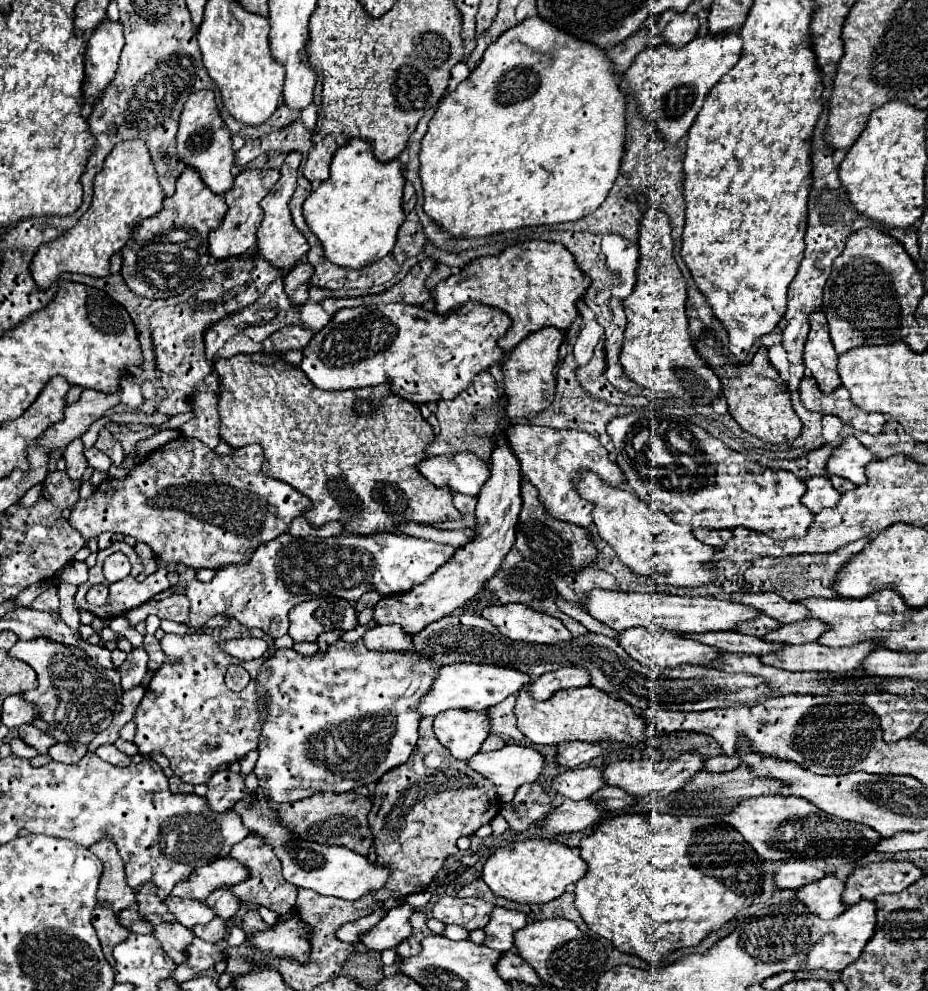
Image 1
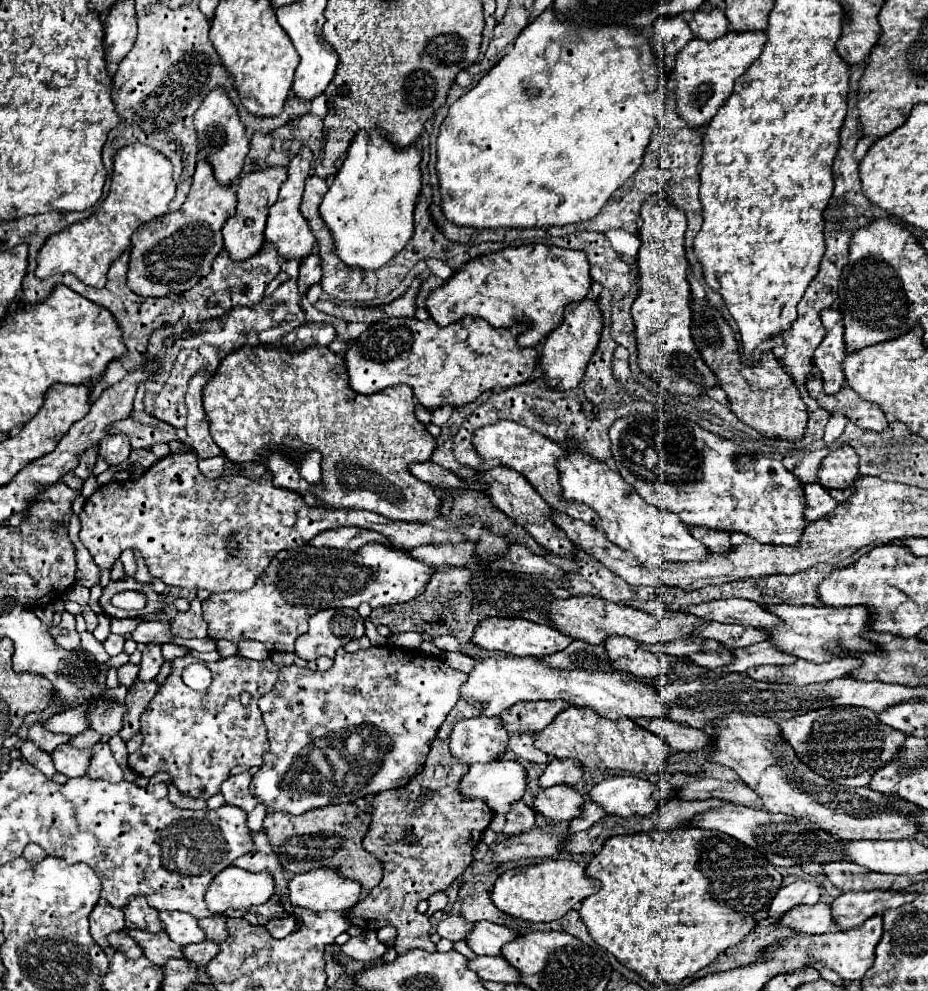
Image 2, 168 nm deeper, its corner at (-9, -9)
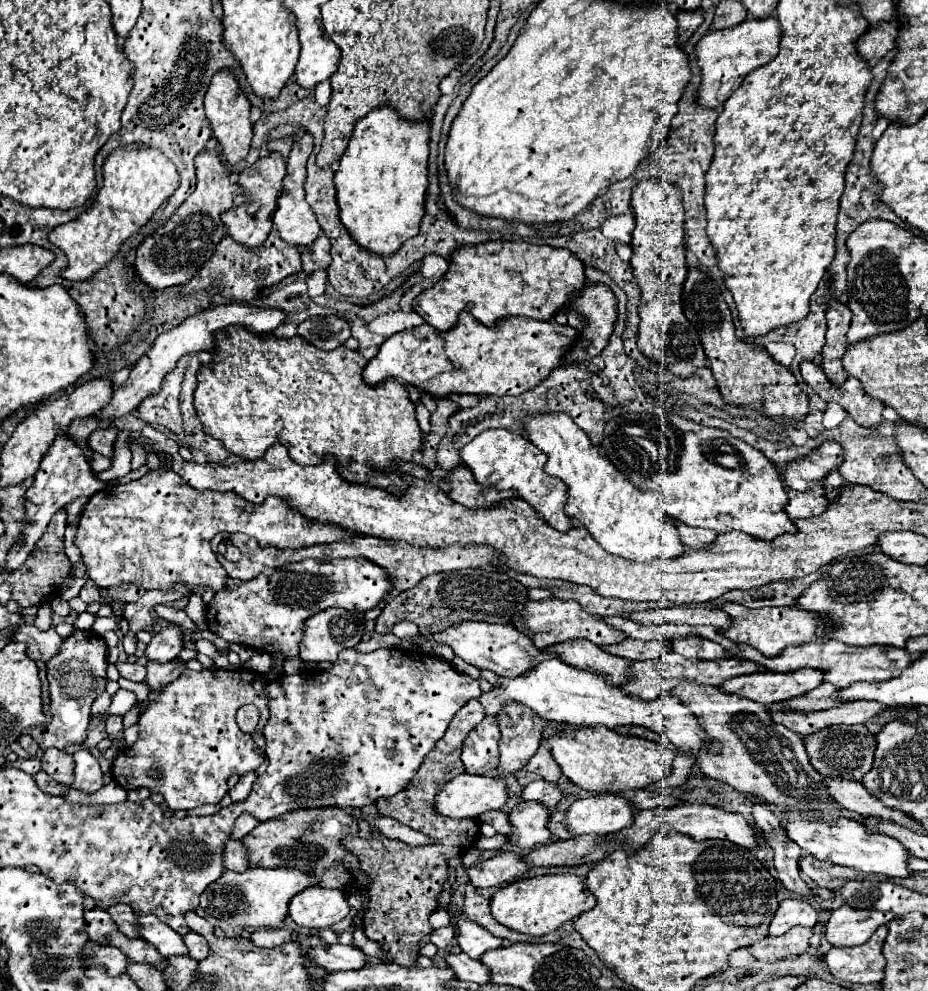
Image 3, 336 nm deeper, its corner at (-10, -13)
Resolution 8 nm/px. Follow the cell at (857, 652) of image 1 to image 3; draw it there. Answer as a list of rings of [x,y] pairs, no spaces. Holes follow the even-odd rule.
[[[799,669],[791,673],[759,671],[751,675],[741,675],[737,679],[729,679],[727,683],[721,685],[721,689],[757,701],[761,705],[769,705],[803,695],[821,683],[823,683],[823,671],[811,671],[811,669]]]

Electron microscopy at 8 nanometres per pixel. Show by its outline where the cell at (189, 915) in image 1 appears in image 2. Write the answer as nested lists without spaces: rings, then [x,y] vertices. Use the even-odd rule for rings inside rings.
[[[162,911],[158,917],[160,917],[160,923],[164,925],[164,931],[168,933],[168,937],[182,947],[190,945],[190,943],[200,943],[206,937],[206,935],[202,935],[198,921],[190,919],[190,915],[186,915],[186,913]]]

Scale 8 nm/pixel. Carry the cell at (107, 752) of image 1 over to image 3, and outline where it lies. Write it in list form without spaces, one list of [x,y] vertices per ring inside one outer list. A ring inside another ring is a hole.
[[[87,749],[73,753],[73,759],[75,759],[75,779],[73,779],[71,787],[85,791],[85,793],[99,791],[105,785],[99,759]]]

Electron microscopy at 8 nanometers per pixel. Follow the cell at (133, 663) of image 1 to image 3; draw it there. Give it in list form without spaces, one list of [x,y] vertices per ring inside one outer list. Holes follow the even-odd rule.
[[[169,625],[169,627],[163,627],[151,639],[151,643],[145,651],[145,657],[147,657],[147,661],[153,661],[153,663],[169,663],[169,661],[177,659],[181,649],[183,649],[181,629],[177,625]]]

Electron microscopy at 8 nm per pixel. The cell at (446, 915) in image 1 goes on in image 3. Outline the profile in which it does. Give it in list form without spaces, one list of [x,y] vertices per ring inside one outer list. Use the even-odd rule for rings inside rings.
[[[447,925],[447,927],[435,929],[431,933],[431,939],[429,941],[435,943],[439,949],[445,949],[445,947],[449,947],[453,943],[453,937],[455,937],[455,929],[453,929],[453,925]]]

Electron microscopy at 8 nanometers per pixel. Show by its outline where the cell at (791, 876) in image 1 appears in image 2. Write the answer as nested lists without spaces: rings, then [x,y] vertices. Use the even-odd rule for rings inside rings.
[[[798,879],[792,885],[786,885],[778,891],[770,905],[772,917],[782,917],[786,911],[798,905],[814,905],[820,899],[820,887],[806,879]]]

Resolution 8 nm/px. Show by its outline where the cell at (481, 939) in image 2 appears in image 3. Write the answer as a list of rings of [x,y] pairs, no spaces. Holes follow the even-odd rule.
[[[461,913],[457,915],[457,927],[459,927],[459,935],[457,935],[459,947],[463,953],[467,953],[473,959],[481,959],[481,955],[485,951],[505,945],[505,941],[501,937],[491,935],[487,929],[465,919]]]

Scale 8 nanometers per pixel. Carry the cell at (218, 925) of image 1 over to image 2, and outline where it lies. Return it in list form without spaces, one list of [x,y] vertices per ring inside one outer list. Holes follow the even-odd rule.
[[[202,941],[202,943],[196,943],[196,945],[190,945],[190,947],[184,947],[184,959],[192,965],[196,965],[196,969],[204,969],[216,955],[218,951],[218,945],[216,943],[210,943],[210,941]]]

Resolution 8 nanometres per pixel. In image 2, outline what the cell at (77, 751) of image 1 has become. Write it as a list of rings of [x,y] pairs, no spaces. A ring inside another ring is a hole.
[[[70,743],[58,745],[52,753],[52,761],[58,773],[66,777],[82,777],[90,761],[90,749],[74,749]]]

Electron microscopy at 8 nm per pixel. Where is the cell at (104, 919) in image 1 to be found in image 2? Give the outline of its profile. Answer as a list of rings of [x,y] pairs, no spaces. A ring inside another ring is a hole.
[[[102,897],[98,899],[96,907],[90,913],[90,933],[96,939],[96,943],[106,951],[106,955],[110,957],[114,951],[110,951],[110,947],[106,947],[106,935],[110,935],[112,931],[122,931],[124,929],[124,919],[122,919],[122,911],[108,905]]]

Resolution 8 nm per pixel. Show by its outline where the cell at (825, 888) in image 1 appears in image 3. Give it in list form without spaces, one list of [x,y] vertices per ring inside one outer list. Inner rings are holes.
[[[791,927],[787,935],[779,937],[763,937],[759,943],[751,945],[751,953],[759,961],[777,961],[791,955],[801,955],[807,949],[807,941],[811,939],[813,929],[811,927]]]

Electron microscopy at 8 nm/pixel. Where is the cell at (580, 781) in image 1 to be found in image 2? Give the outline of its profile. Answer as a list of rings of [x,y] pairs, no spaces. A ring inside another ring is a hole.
[[[548,787],[536,795],[534,811],[552,823],[570,821],[574,815],[578,815],[578,807],[582,807],[584,799],[586,797],[572,787]]]

